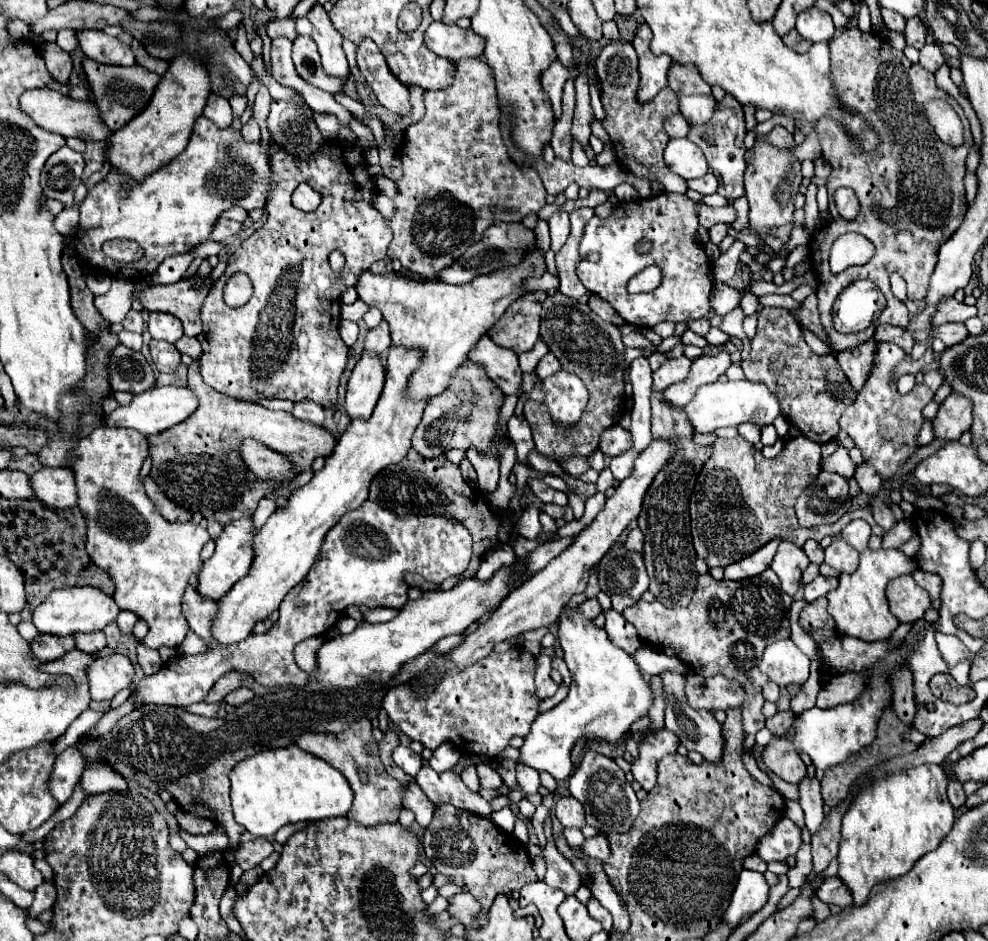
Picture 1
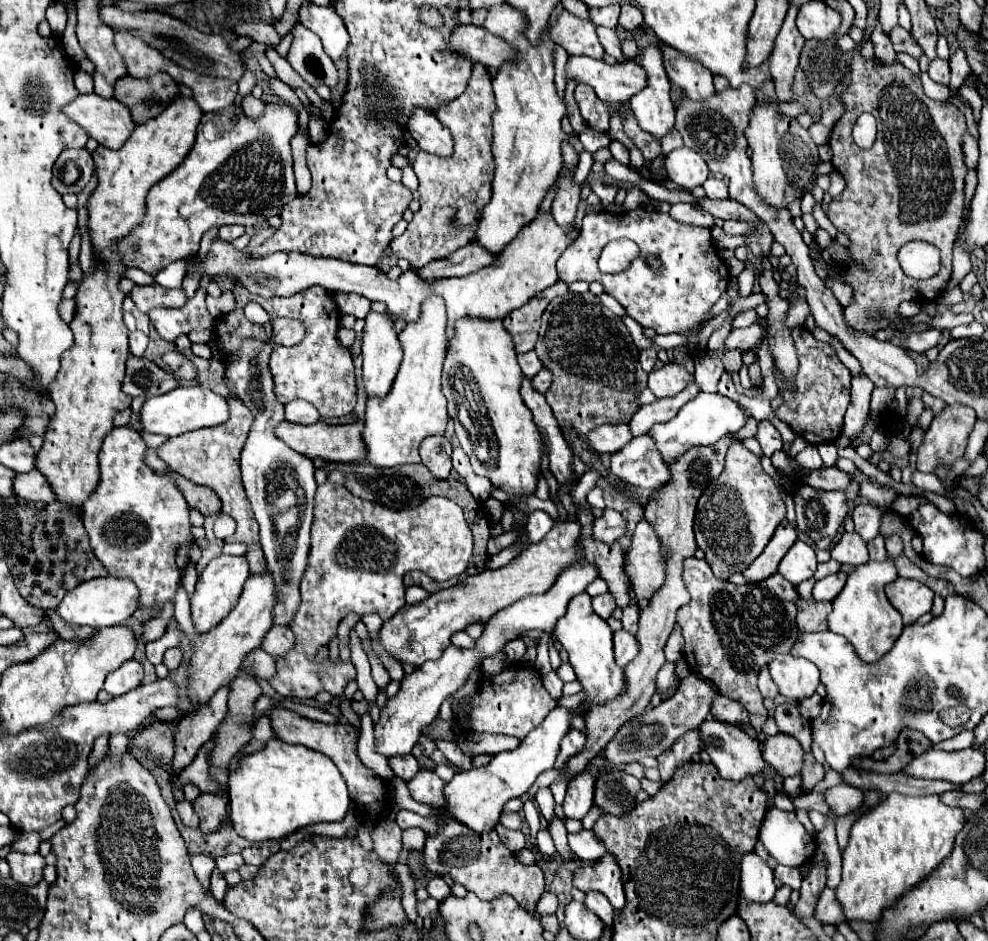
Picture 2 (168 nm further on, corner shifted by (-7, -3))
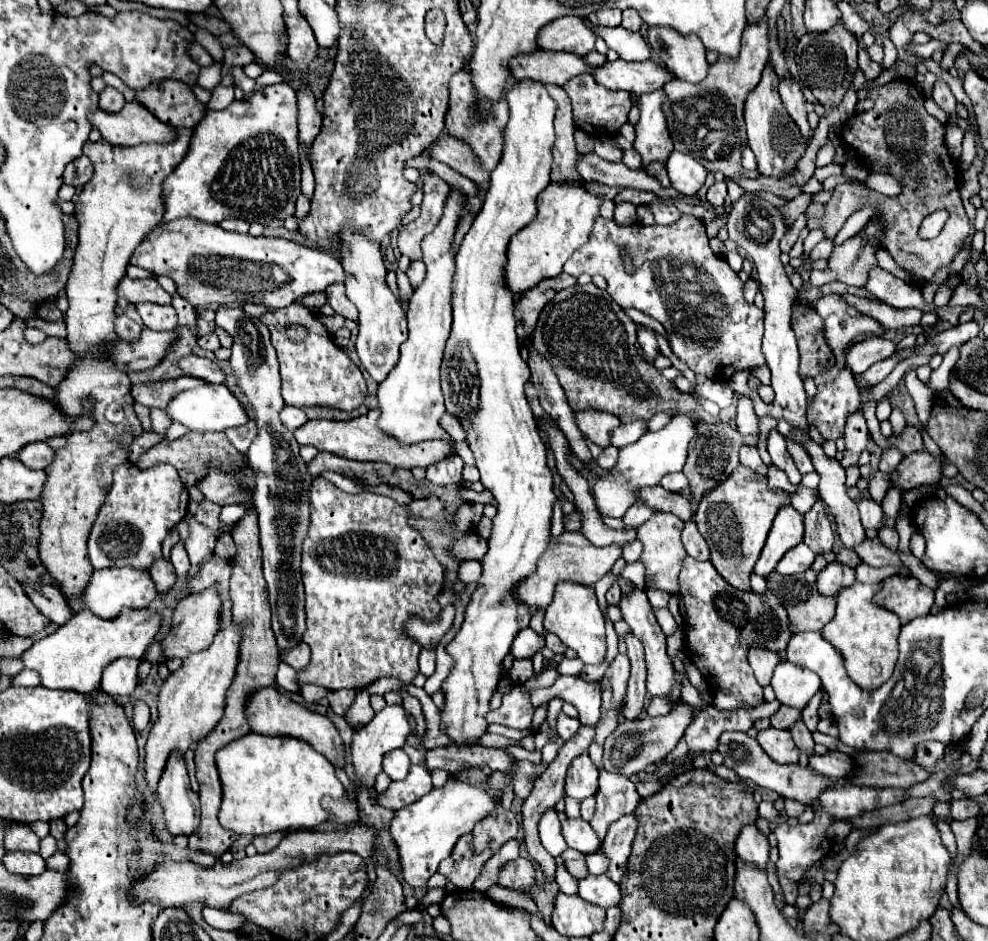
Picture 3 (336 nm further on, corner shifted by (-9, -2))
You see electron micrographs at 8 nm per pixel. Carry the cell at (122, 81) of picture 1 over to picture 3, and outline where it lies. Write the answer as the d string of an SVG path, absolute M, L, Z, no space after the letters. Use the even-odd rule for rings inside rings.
M159 80L145 90L135 90L135 98L167 126L195 128L205 116L205 106L195 100L191 88L177 80Z

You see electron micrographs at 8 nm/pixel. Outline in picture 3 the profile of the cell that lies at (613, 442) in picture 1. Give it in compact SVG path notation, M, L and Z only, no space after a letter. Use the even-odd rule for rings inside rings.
M597 410L577 412L575 420L583 436L601 448L607 448L611 444L611 434L621 424L613 414L605 414Z

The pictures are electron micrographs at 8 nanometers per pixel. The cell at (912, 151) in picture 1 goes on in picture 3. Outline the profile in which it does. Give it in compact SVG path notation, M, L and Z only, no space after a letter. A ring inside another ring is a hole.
M905 78L869 90L867 98L873 100L875 106L863 114L851 116L841 128L841 140L855 150L871 174L891 174L901 184L901 194L885 196L863 186L837 186L831 200L823 204L823 216L807 218L807 228L813 230L821 226L825 238L835 238L851 212L863 206L875 206L873 220L881 224L883 248L909 276L931 282L939 268L953 262L969 234L969 218L959 196L959 170L947 150L945 124L925 110L923 92ZM941 208L951 214L941 234L933 240L921 240L917 236L921 220ZM911 254L917 258L913 260Z

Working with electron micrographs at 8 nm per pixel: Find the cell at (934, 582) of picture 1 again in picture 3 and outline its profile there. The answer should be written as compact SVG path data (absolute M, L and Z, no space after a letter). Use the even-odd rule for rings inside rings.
M875 538L875 540L865 540L863 544L859 544L859 546L855 548L855 552L859 554L859 558L861 558L865 564L869 564L869 566L873 566L873 568L893 566L893 568L897 568L903 576L911 576L911 574L909 574L909 568L907 568L907 566L901 562L901 558L899 558L899 552L893 552L893 550L885 548L879 538Z

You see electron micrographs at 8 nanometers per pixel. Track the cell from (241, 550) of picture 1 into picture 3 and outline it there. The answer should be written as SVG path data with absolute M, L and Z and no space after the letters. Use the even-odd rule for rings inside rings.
M209 588L209 590L203 590L203 592L197 592L197 594L189 594L185 596L177 608L175 608L175 614L173 614L173 628L167 632L167 636L163 638L163 654L165 658L185 658L193 652L199 652L199 650L205 650L215 634L219 632L219 624L221 624L221 596L219 596L219 590L217 588Z

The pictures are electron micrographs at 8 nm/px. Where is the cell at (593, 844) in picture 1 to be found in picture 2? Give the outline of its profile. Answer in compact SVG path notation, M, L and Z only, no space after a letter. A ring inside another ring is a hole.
M581 829L579 833L569 833L569 847L585 863L597 861L607 851L605 843L595 833L585 829Z

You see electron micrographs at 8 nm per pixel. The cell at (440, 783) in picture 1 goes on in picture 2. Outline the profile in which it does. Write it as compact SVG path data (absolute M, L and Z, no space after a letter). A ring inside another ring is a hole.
M419 769L419 773L407 781L411 797L427 805L443 805L443 787L445 783L429 769Z

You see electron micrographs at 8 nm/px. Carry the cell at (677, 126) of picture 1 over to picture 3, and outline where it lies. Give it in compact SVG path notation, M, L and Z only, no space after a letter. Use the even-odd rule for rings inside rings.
M653 162L653 166L649 166L647 172L649 172L651 176L655 176L663 186L669 186L669 176L667 176L665 164L661 164L661 162Z

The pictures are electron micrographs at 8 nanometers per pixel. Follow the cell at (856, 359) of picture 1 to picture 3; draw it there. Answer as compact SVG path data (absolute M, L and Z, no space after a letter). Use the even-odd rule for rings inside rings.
M855 410L853 414L849 414L847 418L847 426L845 426L845 456L841 460L841 466L847 468L851 464L857 462L859 454L865 450L867 442L869 442L869 430L867 430L867 422L861 410Z

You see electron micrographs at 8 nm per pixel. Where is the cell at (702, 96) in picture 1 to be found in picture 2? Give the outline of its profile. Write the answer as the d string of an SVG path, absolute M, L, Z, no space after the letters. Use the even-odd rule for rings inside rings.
M659 41L659 47L663 51L663 65L665 65L667 77L673 85L677 85L695 101L701 101L713 95L715 91L713 73L707 71L707 67L703 67L697 59L687 57L681 51L661 41Z

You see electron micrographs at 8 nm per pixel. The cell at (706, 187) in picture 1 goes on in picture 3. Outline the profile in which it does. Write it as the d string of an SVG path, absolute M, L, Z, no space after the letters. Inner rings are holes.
M715 182L713 186L709 186L707 190L707 200L713 204L713 206L723 206L727 198L727 182Z

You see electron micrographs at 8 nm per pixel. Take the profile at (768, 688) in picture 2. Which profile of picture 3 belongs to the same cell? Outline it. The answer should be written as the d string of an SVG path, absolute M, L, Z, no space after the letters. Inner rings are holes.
M749 650L749 664L761 686L769 686L773 670L781 658L769 650Z

